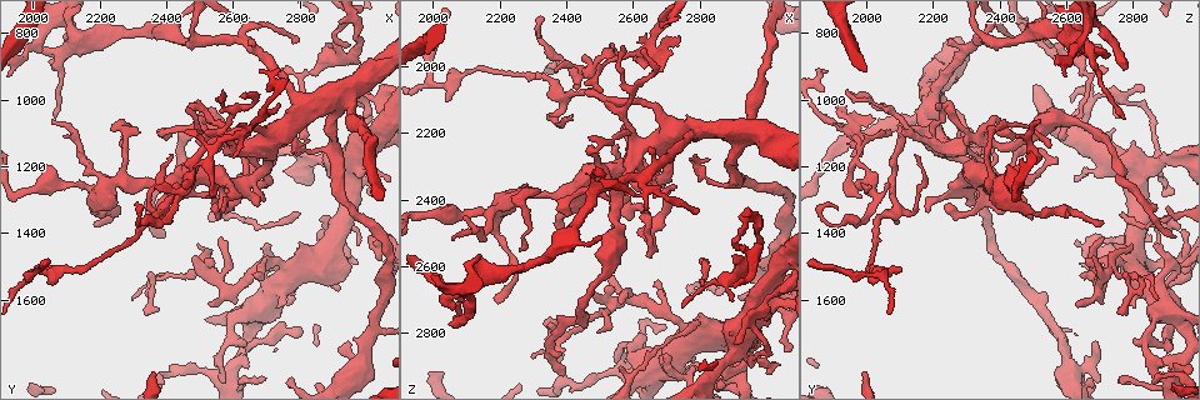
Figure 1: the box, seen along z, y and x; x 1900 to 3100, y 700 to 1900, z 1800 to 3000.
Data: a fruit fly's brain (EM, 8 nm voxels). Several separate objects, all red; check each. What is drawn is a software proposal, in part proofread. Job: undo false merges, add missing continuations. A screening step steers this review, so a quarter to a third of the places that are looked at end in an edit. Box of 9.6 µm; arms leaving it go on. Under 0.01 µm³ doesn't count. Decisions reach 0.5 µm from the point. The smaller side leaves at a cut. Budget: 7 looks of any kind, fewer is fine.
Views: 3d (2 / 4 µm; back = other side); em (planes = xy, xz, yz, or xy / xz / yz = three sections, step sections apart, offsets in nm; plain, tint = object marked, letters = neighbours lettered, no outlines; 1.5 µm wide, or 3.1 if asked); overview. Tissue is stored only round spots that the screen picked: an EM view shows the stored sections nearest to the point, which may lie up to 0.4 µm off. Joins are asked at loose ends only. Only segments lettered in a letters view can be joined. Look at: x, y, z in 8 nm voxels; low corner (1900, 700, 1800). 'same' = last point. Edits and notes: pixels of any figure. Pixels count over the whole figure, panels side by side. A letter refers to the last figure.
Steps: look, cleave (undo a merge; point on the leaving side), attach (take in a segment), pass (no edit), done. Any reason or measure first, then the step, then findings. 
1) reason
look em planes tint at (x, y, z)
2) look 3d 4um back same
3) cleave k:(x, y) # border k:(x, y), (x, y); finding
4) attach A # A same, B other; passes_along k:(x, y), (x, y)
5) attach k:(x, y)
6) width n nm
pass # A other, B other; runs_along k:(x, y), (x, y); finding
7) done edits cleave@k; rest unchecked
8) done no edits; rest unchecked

sharp bend
look em planes letters at (2350, 1550, 2830)

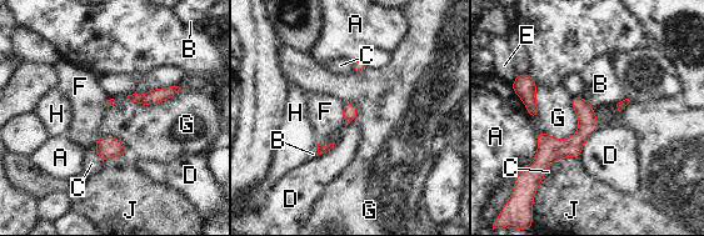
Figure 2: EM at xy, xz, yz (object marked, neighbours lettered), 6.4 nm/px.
pass # A other, B other, C other, D other, E other, F other, G other, H other, J other; runs_along 2:(582, 101), (584, 131), (534, 165); continuous, no second neuron

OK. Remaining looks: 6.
calibre changes
look em xz step 4 tint at (2680, 1090, 2140)

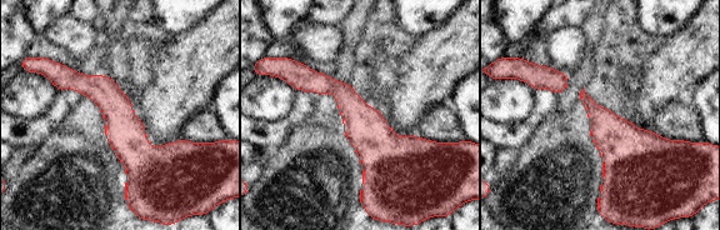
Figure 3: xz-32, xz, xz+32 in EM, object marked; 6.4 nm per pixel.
look em xz step 4 letters same

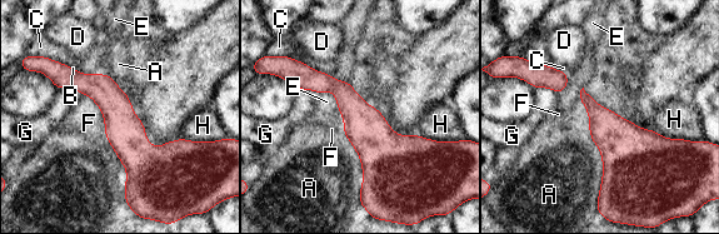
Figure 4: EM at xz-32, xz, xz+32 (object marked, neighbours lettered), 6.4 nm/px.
longest_contact A 650 nm
pass # A other, B other, C other, D other, E other, F other, G other, H other; one neuron here

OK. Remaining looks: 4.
look em yz step 4 tint at (2510, 1190, 1970)

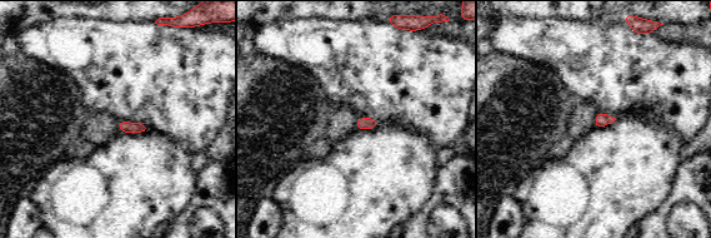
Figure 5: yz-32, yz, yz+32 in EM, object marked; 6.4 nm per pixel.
look em planes tint same

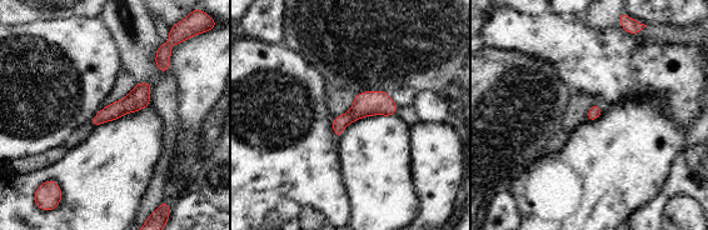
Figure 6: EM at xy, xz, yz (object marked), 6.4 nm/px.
see the neighbours
look em planes letters same

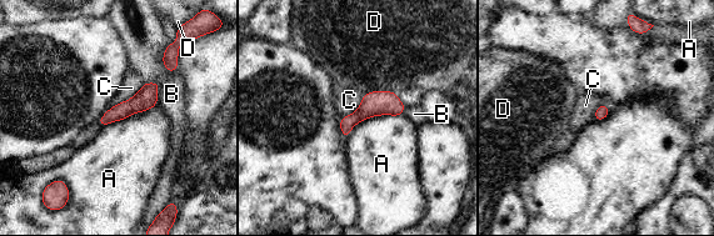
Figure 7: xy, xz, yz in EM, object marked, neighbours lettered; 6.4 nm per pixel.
pass # A other, B other, C other, D other; border 7:(402, 114), (372, 115), (345, 139); all the same neuron

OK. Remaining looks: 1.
done no edits; rest unchecked

